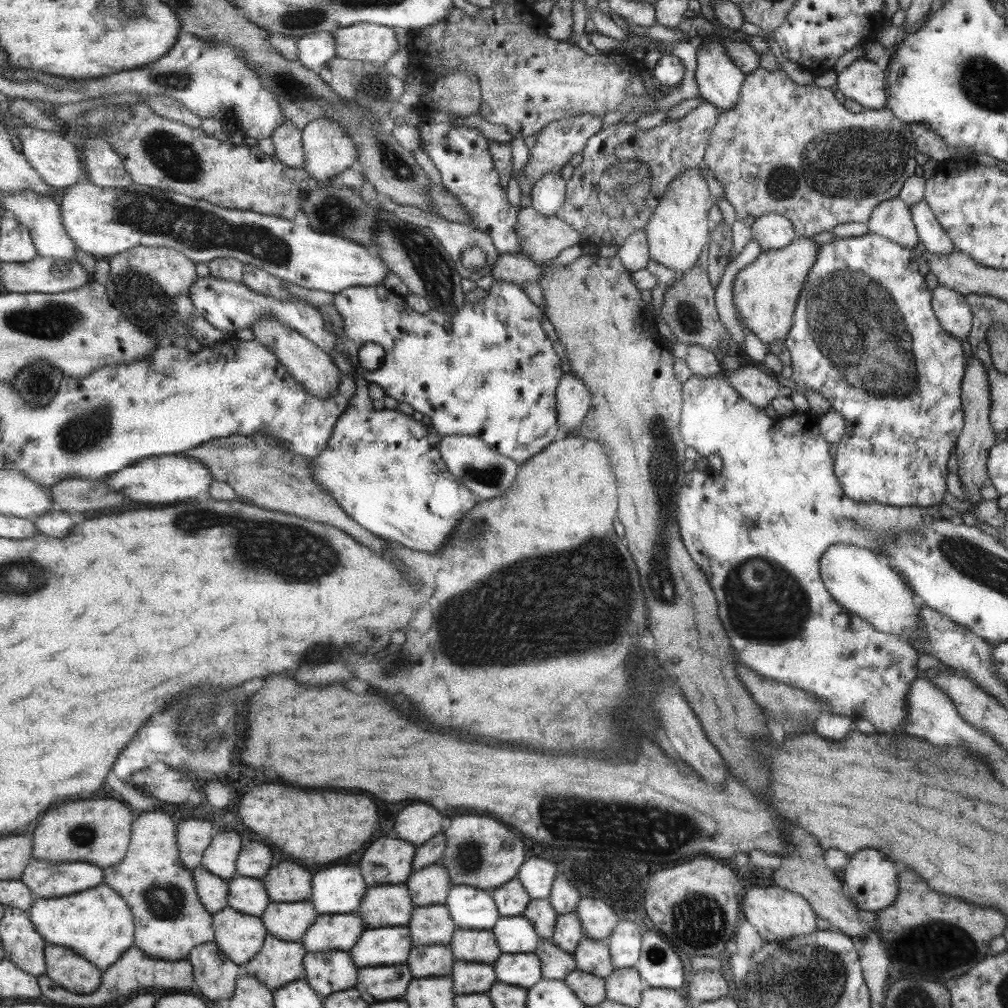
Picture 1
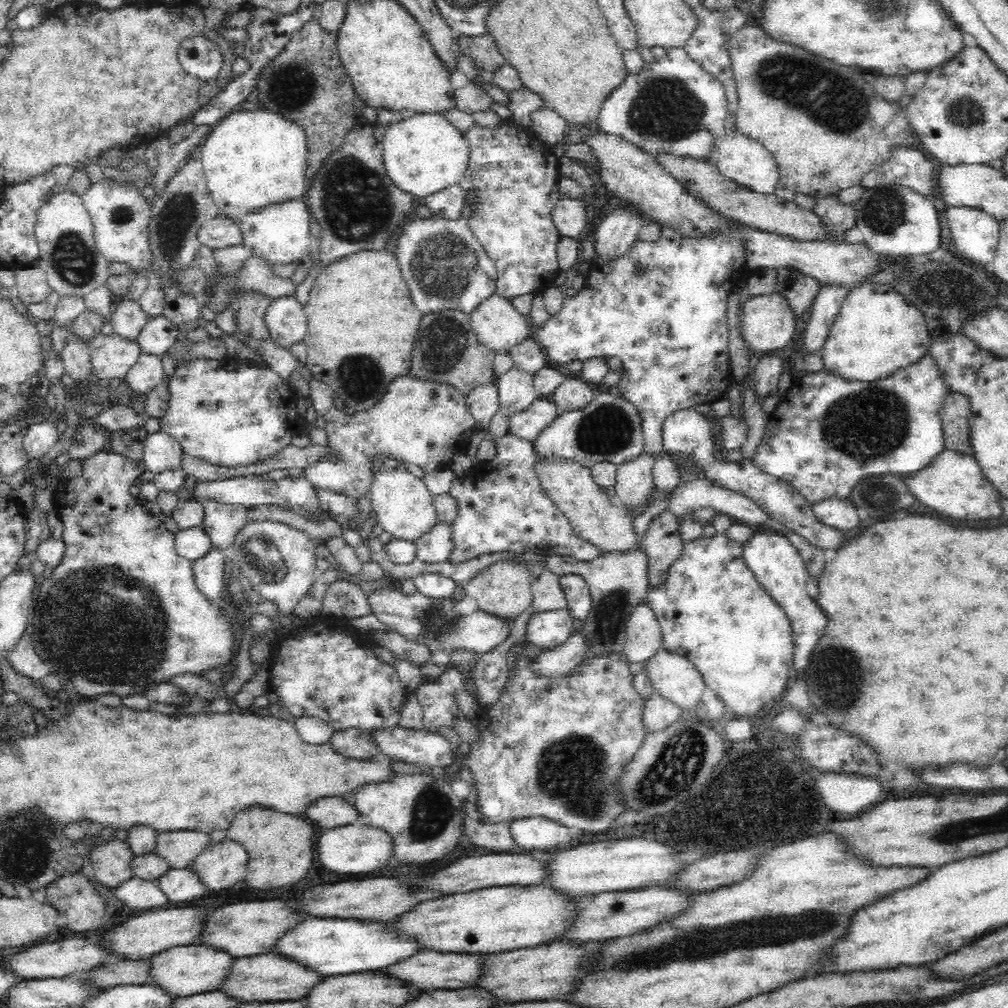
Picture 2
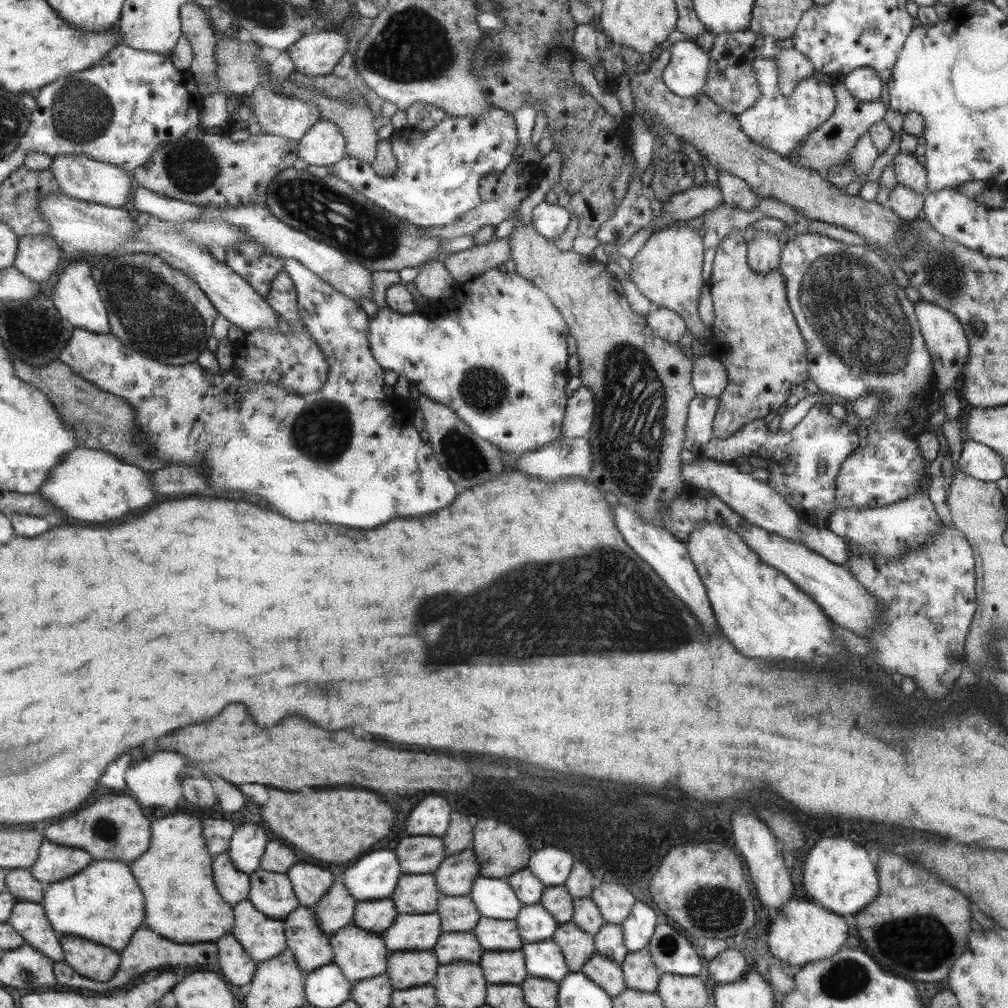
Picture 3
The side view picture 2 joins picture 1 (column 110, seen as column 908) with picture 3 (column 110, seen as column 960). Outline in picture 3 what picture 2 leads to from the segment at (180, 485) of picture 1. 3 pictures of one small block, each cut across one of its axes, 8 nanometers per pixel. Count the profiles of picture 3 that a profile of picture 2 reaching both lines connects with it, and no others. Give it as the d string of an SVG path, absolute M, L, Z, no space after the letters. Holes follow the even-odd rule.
M75 448L66 453L63 461L51 470L50 476L39 492L50 504L63 510L66 522L70 522L70 518L84 522L108 522L124 518L132 510L160 500L152 490L153 484L146 471L109 451Z

